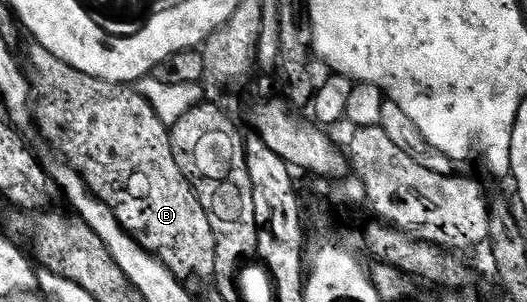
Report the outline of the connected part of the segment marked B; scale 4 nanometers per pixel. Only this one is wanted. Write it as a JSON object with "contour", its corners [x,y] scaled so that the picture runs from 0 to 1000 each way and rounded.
{"contour":[[[57,139],[53,152],[55,222],[51,215],[51,252],[61,278],[61,325],[66,331],[68,430],[78,430],[80,454],[116,510],[110,517],[154,576],[161,609],[176,629],[176,646],[188,652],[213,692],[226,738],[233,745],[237,768],[256,798],[264,798],[264,811],[271,811],[271,825],[279,825],[279,838],[287,838],[317,891],[324,891],[332,921],[345,930],[361,930],[359,924],[402,927],[408,904],[408,772],[400,758],[400,732],[393,732],[393,705],[385,705],[385,679],[378,679],[378,652],[370,639],[370,626],[359,609],[355,586],[340,560],[340,546],[332,546],[332,507],[324,493],[324,467],[321,464],[323,424],[309,401],[302,401],[294,361],[287,361],[283,338],[250,285],[195,268],[188,255],[150,242],[150,228],[127,215],[127,202],[112,202],[112,189],[104,189],[104,175],[89,175],[89,162],[82,162],[82,149]]]}

